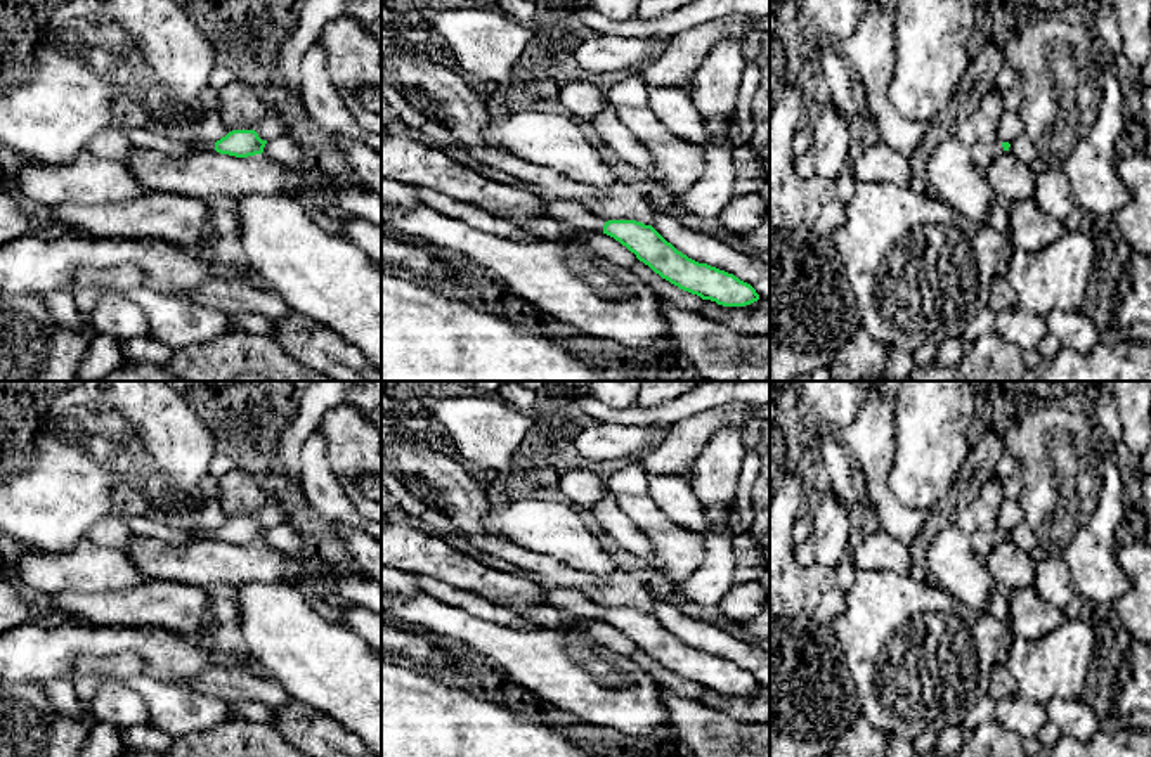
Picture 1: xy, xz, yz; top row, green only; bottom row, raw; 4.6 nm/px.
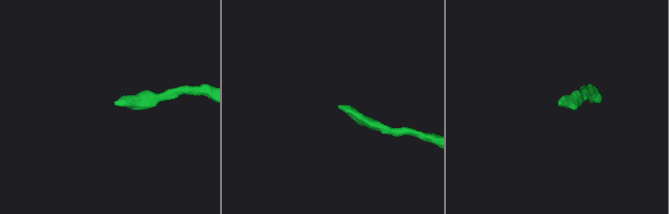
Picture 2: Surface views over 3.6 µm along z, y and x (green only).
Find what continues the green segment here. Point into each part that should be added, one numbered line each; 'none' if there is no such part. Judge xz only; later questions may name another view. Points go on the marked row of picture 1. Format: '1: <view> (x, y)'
1: xz (579, 217)

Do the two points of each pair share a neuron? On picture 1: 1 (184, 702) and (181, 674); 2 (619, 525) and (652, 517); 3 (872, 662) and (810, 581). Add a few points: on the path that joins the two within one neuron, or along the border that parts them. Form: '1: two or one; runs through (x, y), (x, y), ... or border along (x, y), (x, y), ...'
1: two; border along (143, 674), (186, 686)
2: two; border along (614, 494), (621, 511), (647, 539), (654, 555)
3: two; border along (846, 593), (843, 608), (829, 622)

